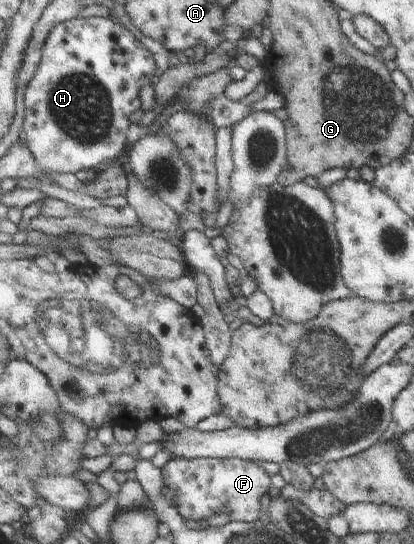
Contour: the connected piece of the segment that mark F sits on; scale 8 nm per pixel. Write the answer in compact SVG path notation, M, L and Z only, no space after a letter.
M242 458L172 459L162 467L168 489L176 493L176 503L186 521L202 521L225 513L236 522L256 522L260 519L260 499L272 489L271 475L254 460Z

